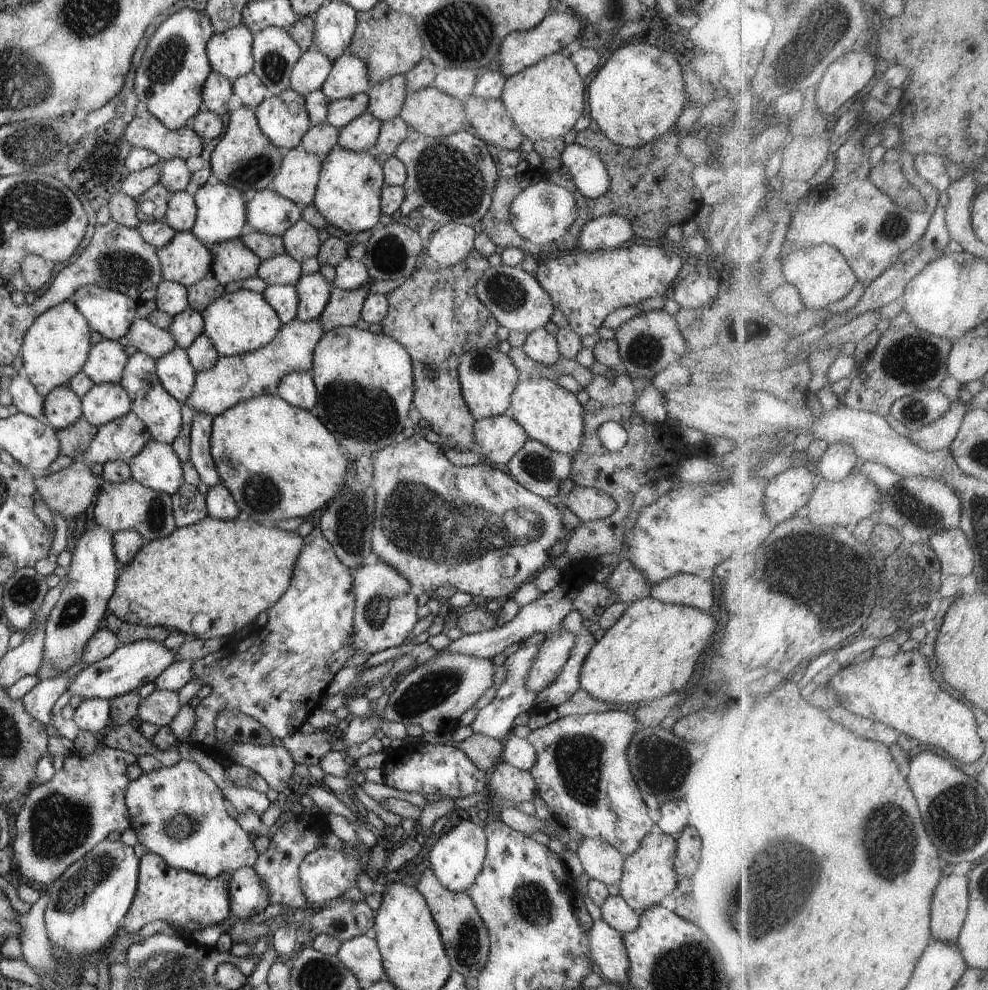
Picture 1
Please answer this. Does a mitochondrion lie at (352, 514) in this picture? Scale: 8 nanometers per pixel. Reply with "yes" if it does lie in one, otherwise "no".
yes

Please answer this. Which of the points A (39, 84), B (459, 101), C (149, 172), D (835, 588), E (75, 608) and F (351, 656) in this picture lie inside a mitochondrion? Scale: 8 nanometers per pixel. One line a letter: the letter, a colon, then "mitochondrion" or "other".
A: mitochondrion
B: other
C: other
D: mitochondrion
E: mitochondrion
F: other

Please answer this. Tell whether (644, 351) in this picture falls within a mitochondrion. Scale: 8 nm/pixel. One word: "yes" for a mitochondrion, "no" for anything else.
yes

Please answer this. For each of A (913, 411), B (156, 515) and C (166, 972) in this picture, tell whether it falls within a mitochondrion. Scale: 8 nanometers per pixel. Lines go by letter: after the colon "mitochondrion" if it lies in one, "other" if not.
A: mitochondrion
B: mitochondrion
C: mitochondrion

